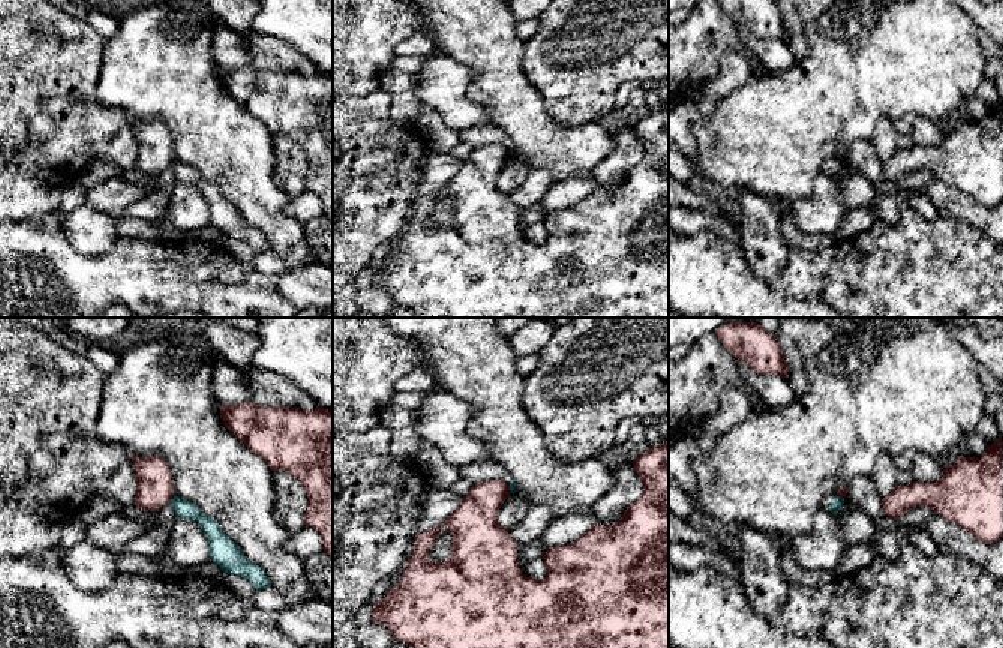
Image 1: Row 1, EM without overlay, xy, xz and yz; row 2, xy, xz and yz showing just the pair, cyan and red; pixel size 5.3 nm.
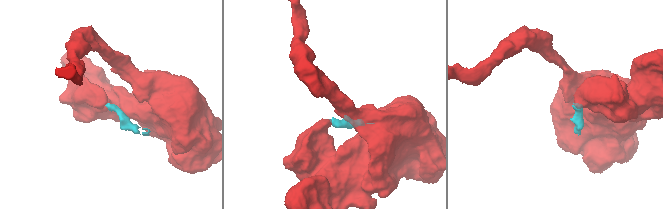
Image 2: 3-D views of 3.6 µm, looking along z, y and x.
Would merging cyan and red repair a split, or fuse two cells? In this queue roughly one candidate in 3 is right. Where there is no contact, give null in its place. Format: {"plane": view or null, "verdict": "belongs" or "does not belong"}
{"plane": "xy", "verdict": "does not belong"}

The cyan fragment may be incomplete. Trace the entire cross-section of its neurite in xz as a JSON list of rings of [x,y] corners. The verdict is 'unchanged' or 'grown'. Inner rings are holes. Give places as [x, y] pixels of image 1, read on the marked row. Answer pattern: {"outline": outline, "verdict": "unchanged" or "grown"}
{"outline": [[[492,459],[460,466],[459,474],[462,478],[466,478],[474,484],[484,483],[487,480],[502,480],[510,486],[511,494],[514,494],[516,490],[516,483],[511,474],[502,465],[496,464]]], "verdict": "grown"}

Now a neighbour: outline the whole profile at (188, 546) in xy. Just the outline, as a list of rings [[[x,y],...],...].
[[[175,518],[162,554],[183,570],[193,570],[211,561],[210,543],[196,520]]]

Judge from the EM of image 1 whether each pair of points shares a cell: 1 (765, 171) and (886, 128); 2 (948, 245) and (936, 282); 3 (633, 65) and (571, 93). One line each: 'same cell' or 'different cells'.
1: different cells
2: same cell
3: same cell

